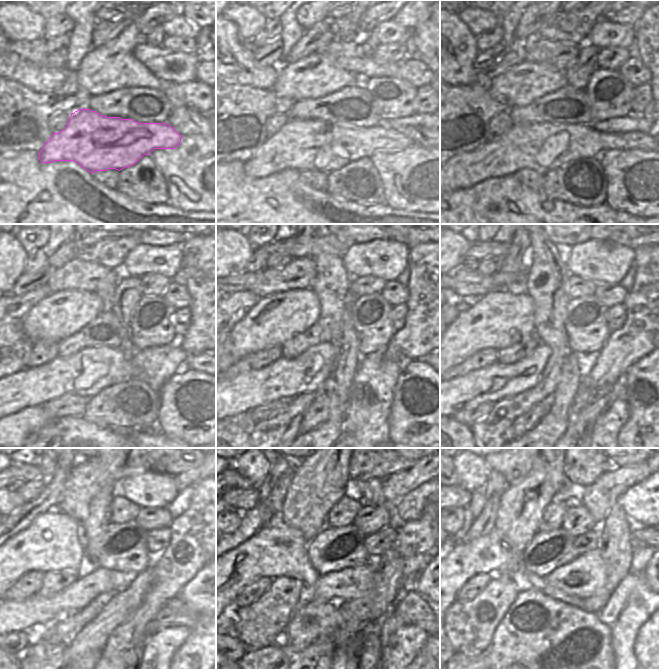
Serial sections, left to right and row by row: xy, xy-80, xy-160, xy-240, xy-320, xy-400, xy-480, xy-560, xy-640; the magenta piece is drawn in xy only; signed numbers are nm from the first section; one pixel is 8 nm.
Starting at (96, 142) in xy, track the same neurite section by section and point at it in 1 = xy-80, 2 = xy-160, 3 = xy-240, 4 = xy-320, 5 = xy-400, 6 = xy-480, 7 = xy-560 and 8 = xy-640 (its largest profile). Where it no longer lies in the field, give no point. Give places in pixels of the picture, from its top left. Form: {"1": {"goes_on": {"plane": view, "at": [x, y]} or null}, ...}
{"1": {"goes_on": {"plane": "xy-80", "at": [303, 144]}}, "2": {"goes_on": {"plane": "xy-160", "at": [541, 147]}}, "3": {"goes_on": {"plane": "xy-240", "at": [88, 372]}}, "4": {"goes_on": {"plane": "xy-320", "at": [284, 379]}}, "5": {"goes_on": {"plane": "xy-400", "at": [491, 384]}}, "6": {"goes_on": {"plane": "xy-480", "at": [12, 616]}}, "7": {"goes_on": {"plane": "xy-560", "at": [353, 582]}}, "8": {"goes_on": {"plane": "xy-640", "at": [586, 575]}}}

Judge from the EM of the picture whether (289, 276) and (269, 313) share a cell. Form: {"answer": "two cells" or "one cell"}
{"answer": "two cells"}

